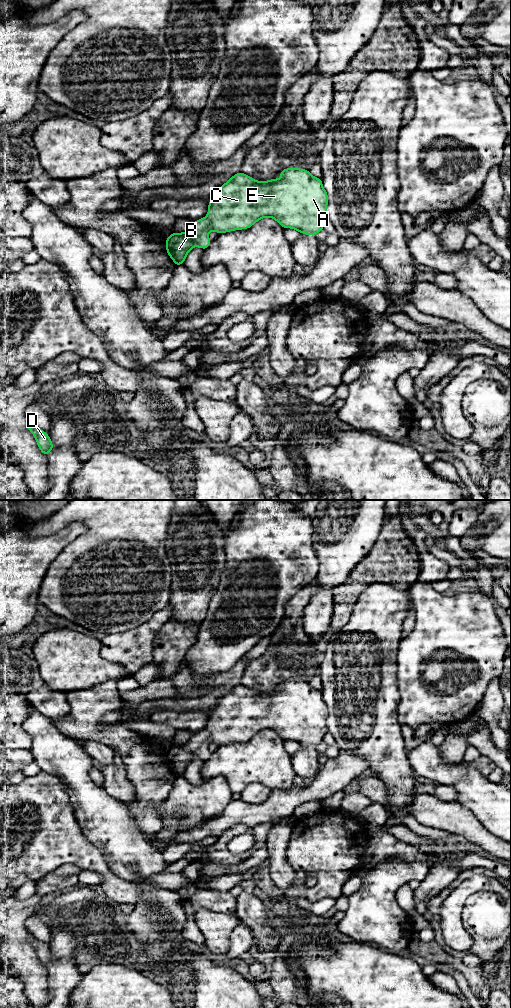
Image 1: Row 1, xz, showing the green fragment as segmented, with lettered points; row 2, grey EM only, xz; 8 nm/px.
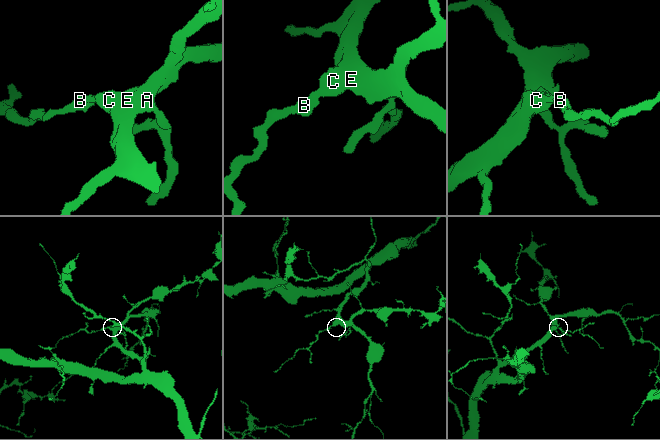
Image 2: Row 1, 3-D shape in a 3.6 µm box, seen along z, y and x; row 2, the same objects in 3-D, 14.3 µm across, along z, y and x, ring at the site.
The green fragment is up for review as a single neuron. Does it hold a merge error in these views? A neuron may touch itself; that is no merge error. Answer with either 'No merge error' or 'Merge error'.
No merge error

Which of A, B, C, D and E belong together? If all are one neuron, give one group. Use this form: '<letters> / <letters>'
A B C D E

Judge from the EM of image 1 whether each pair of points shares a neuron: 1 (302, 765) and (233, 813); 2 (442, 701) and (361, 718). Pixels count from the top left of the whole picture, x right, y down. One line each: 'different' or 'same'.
1: different
2: different

